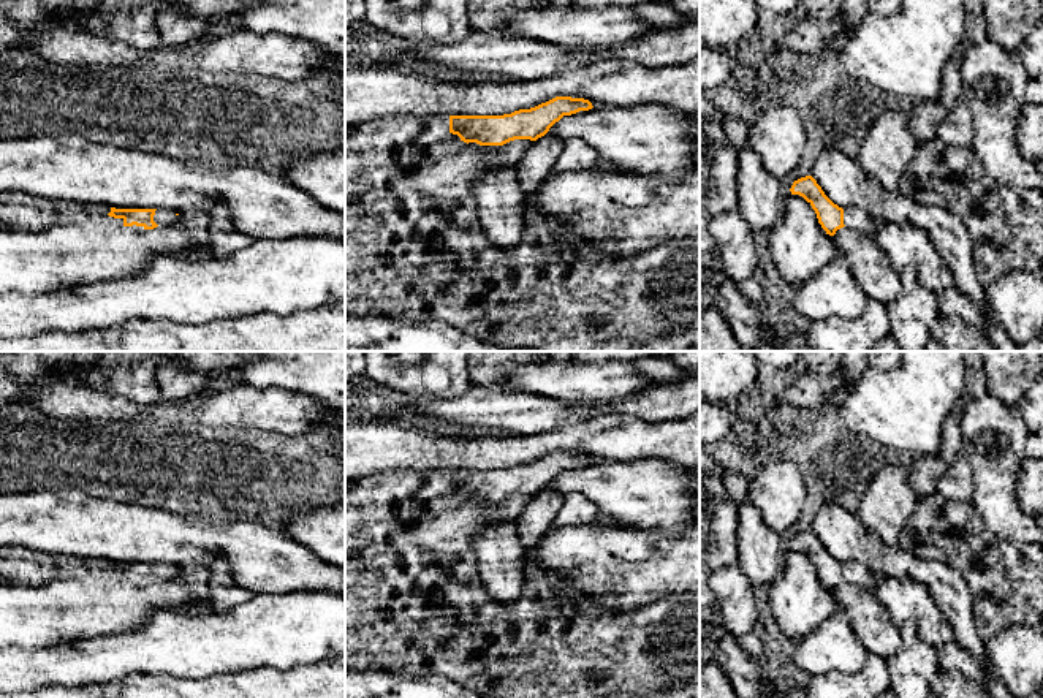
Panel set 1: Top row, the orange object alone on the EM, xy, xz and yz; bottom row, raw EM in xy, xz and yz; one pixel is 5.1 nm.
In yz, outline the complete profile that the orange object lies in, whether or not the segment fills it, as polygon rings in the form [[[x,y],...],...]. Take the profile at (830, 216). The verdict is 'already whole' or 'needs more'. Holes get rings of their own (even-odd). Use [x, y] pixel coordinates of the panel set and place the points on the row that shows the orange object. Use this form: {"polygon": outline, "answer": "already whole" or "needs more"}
{"polygon": [[[812,176],[795,180],[790,192],[802,196],[812,206],[826,234],[834,236],[837,230],[847,226],[874,237],[877,231],[874,217],[863,209],[839,207],[825,195]]], "answer": "needs more"}

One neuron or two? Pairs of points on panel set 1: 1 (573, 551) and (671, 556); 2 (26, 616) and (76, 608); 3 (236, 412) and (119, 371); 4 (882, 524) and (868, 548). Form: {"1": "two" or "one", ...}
{"1": "one", "2": "one", "3": "two", "4": "two"}

